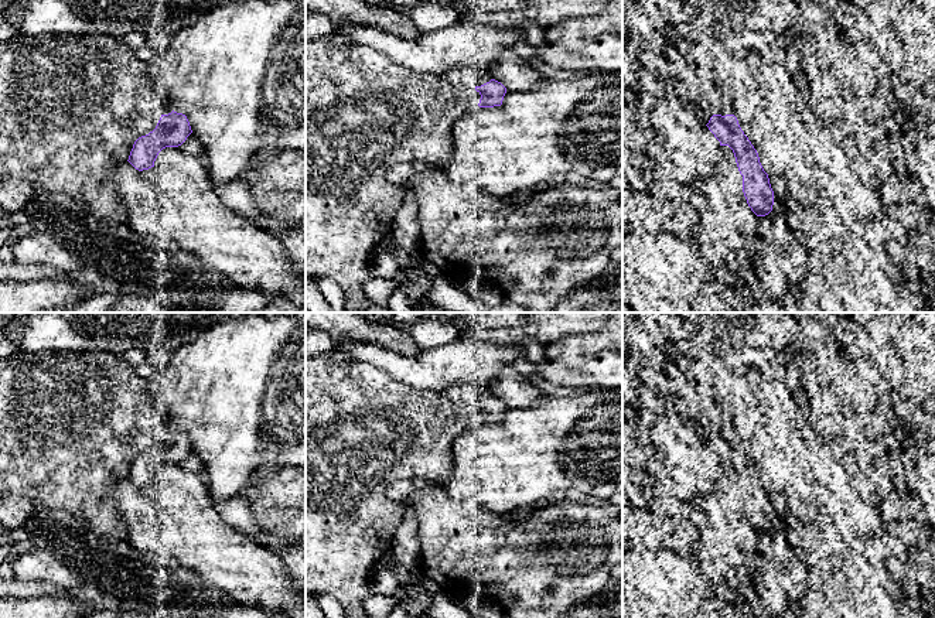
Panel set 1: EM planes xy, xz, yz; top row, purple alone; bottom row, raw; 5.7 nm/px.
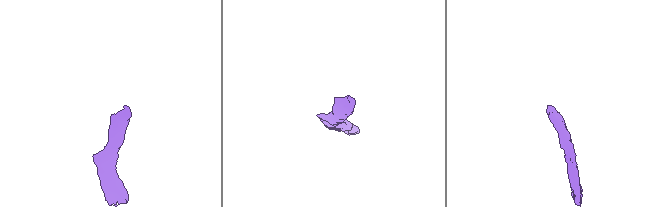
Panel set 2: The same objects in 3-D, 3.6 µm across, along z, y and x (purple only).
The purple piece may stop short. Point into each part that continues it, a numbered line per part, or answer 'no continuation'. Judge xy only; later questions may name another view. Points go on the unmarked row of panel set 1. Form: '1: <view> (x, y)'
1: xy (160, 420)

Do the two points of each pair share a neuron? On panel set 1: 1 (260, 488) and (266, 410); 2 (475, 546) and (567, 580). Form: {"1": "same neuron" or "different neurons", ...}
{"1": "different neurons", "2": "same neuron"}

